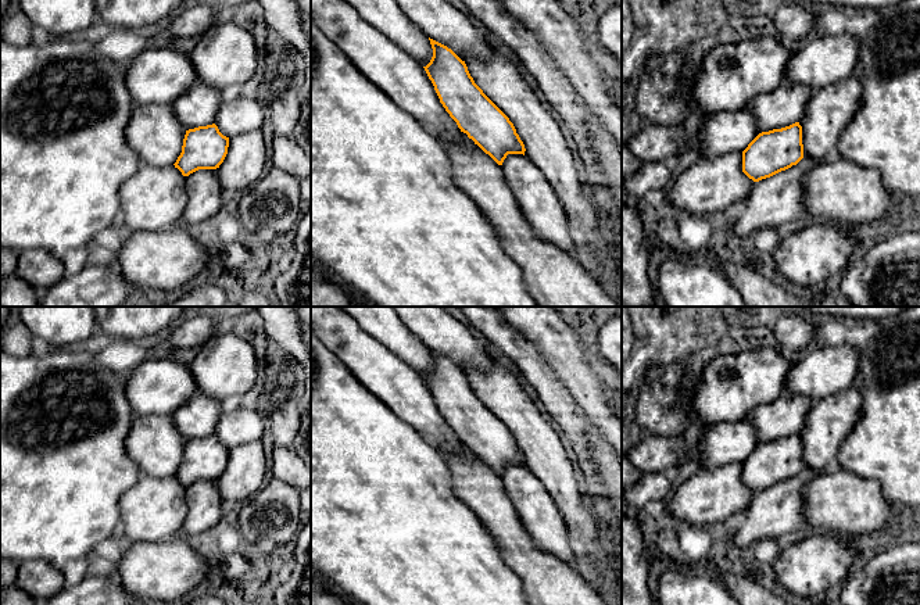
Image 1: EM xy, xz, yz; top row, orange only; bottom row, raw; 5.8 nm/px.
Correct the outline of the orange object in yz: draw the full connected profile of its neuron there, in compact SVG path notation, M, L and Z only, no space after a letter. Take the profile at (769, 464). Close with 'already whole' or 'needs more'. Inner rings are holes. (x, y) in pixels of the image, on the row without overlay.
M795 433L759 444L742 462L742 483L759 493L797 476L802 469L802 437Z | already whole

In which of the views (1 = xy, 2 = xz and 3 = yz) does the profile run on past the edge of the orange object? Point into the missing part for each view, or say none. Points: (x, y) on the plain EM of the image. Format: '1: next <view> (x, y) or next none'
1: next none
2: next none
3: next none

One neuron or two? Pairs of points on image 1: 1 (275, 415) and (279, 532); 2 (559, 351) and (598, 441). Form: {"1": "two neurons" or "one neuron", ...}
{"1": "one neuron", "2": "one neuron"}

